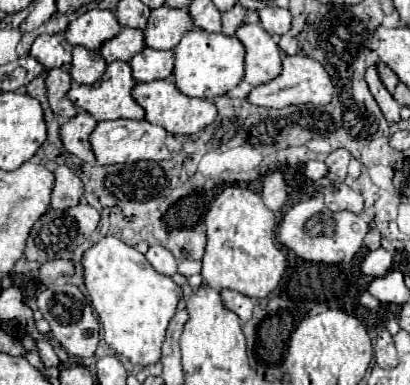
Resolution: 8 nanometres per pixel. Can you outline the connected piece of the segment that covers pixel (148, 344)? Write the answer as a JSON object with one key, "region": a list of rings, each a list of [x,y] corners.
{"region":[[[103,237],[81,257],[85,289],[105,331],[105,343],[135,365],[153,365],[161,357],[165,329],[175,315],[181,287],[171,277],[157,275],[147,259],[117,237]]]}

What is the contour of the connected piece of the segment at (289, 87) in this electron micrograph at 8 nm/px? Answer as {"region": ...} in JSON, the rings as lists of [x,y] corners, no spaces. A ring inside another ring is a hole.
{"region":[[[295,55],[295,57],[283,59],[283,69],[273,81],[253,87],[251,93],[247,95],[247,101],[261,107],[283,109],[289,105],[325,105],[331,101],[331,97],[333,97],[333,83],[329,75],[325,75],[325,69],[321,67],[321,63],[309,57]]]}

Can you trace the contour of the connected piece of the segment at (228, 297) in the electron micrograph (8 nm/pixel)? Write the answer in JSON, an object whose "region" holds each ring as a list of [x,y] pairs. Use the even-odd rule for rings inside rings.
{"region":[[[225,289],[225,291],[221,291],[221,297],[223,297],[225,305],[239,315],[241,321],[247,321],[251,317],[253,301],[247,295],[243,295],[239,291],[233,291],[233,289]]]}

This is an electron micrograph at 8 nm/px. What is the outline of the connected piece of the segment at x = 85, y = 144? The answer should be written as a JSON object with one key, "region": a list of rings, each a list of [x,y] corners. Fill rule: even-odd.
{"region":[[[79,111],[73,119],[63,123],[59,129],[63,147],[71,155],[77,155],[83,161],[93,161],[93,153],[89,147],[89,133],[93,131],[95,125],[97,125],[97,121],[89,113]]]}

